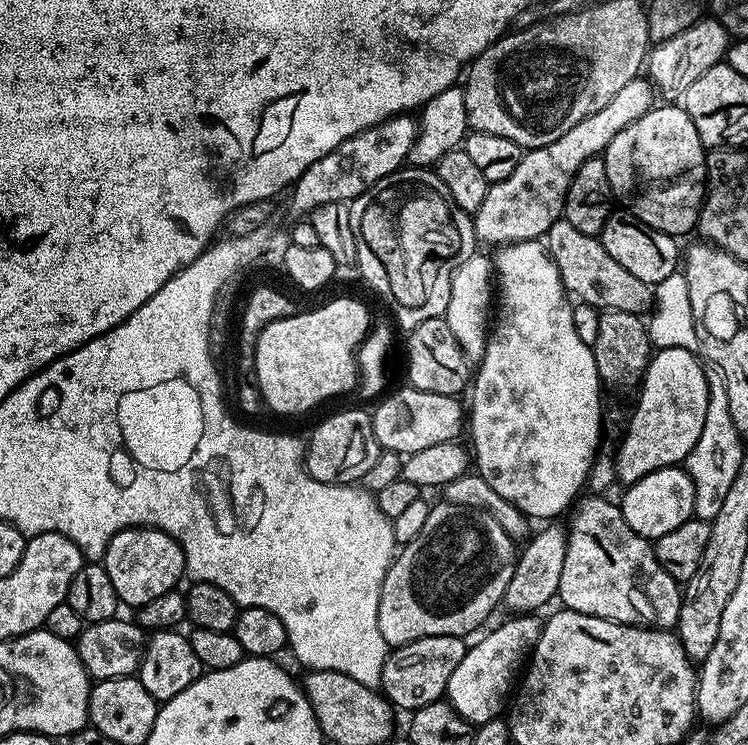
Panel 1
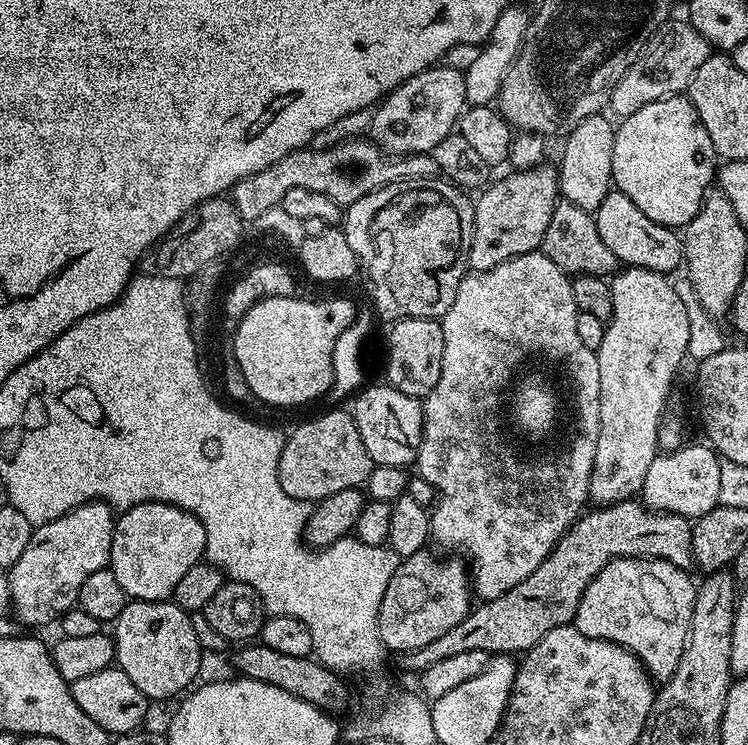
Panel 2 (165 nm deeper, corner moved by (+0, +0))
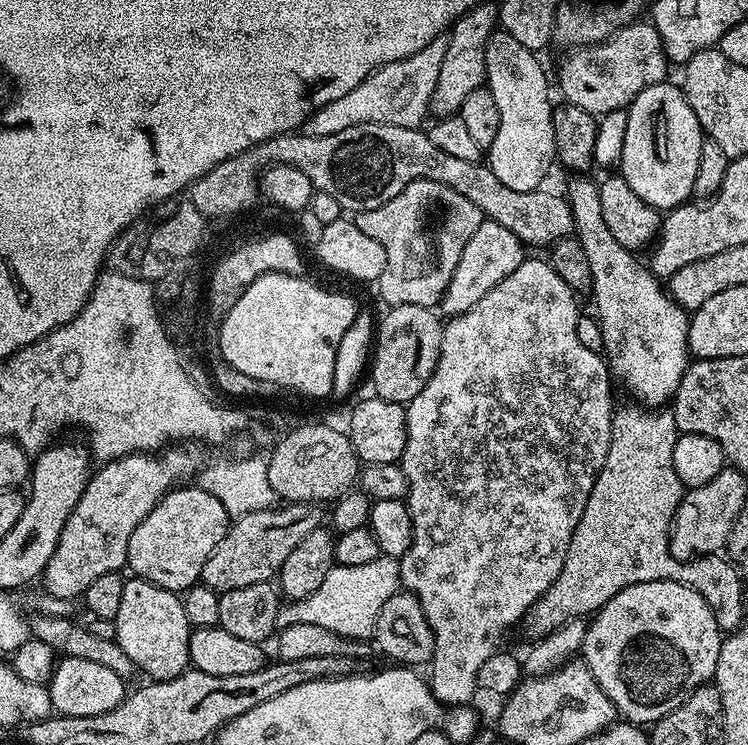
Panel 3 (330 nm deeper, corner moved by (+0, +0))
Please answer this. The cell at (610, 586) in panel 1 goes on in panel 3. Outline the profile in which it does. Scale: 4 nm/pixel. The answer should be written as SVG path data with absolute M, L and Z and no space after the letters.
M673 580L638 582L634 586L626 586L626 590L618 590L618 594L614 594L614 598L610 598L610 602L606 602L606 606L602 606L599 612L591 617L590 623L584 629L582 659L586 667L590 670L590 674L598 684L602 686L602 690L606 696L610 698L612 705L616 707L617 713L619 713L625 721L637 726L651 726L666 714L670 714L670 710L682 706L684 701L687 700L697 688L705 687L705 685L715 677L721 639L722 630L714 618L714 610L708 605L706 598L702 598L702 594L698 594L688 584L679 584Z

